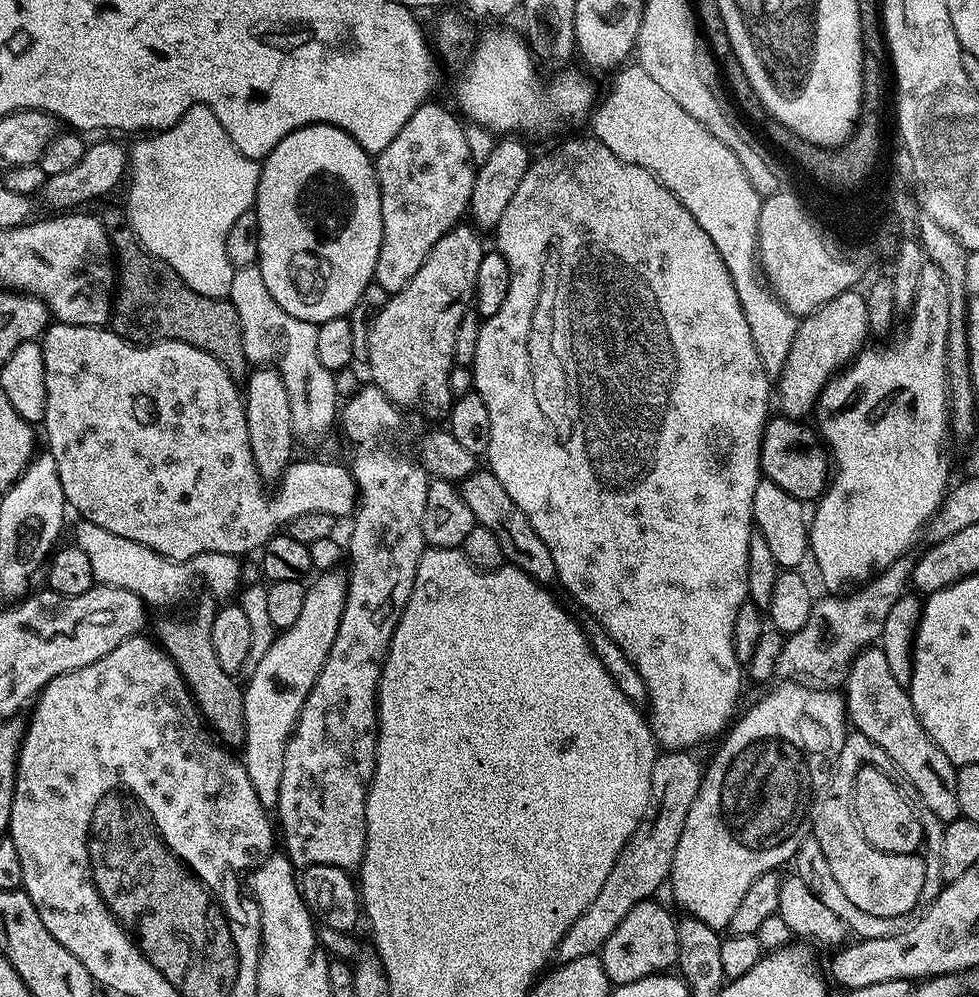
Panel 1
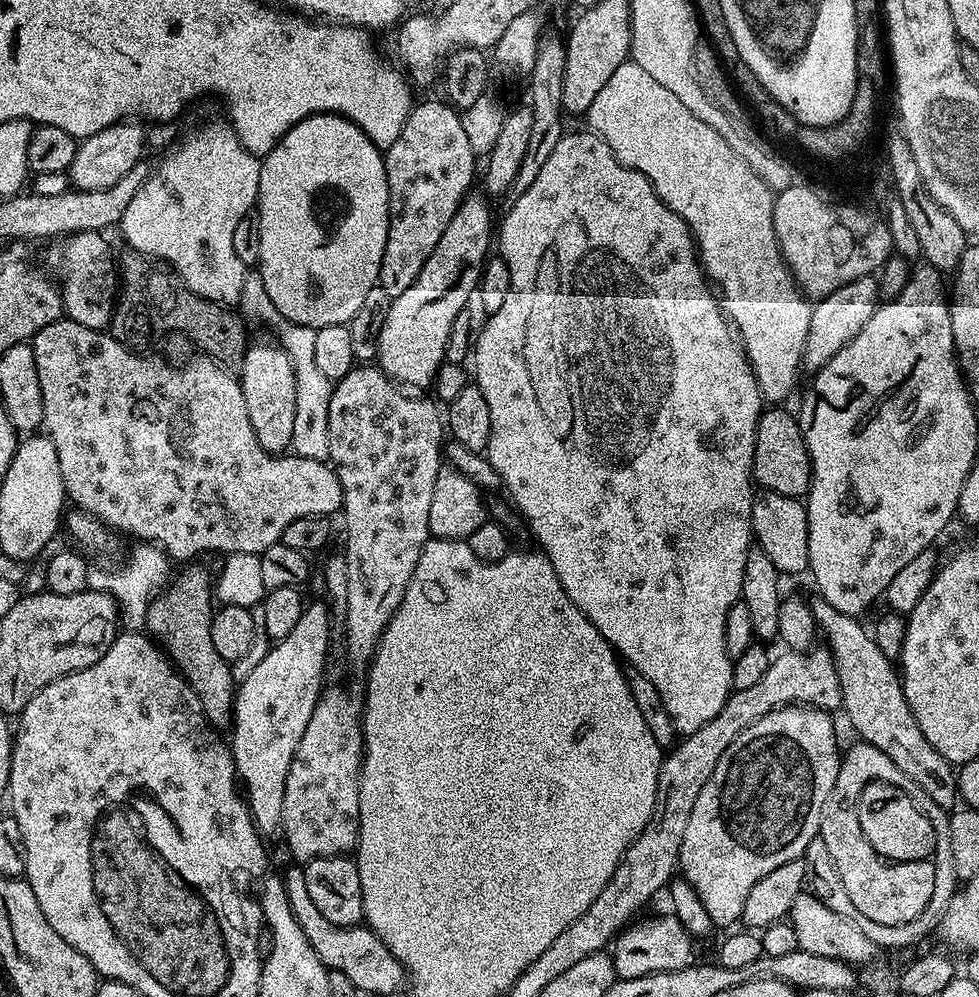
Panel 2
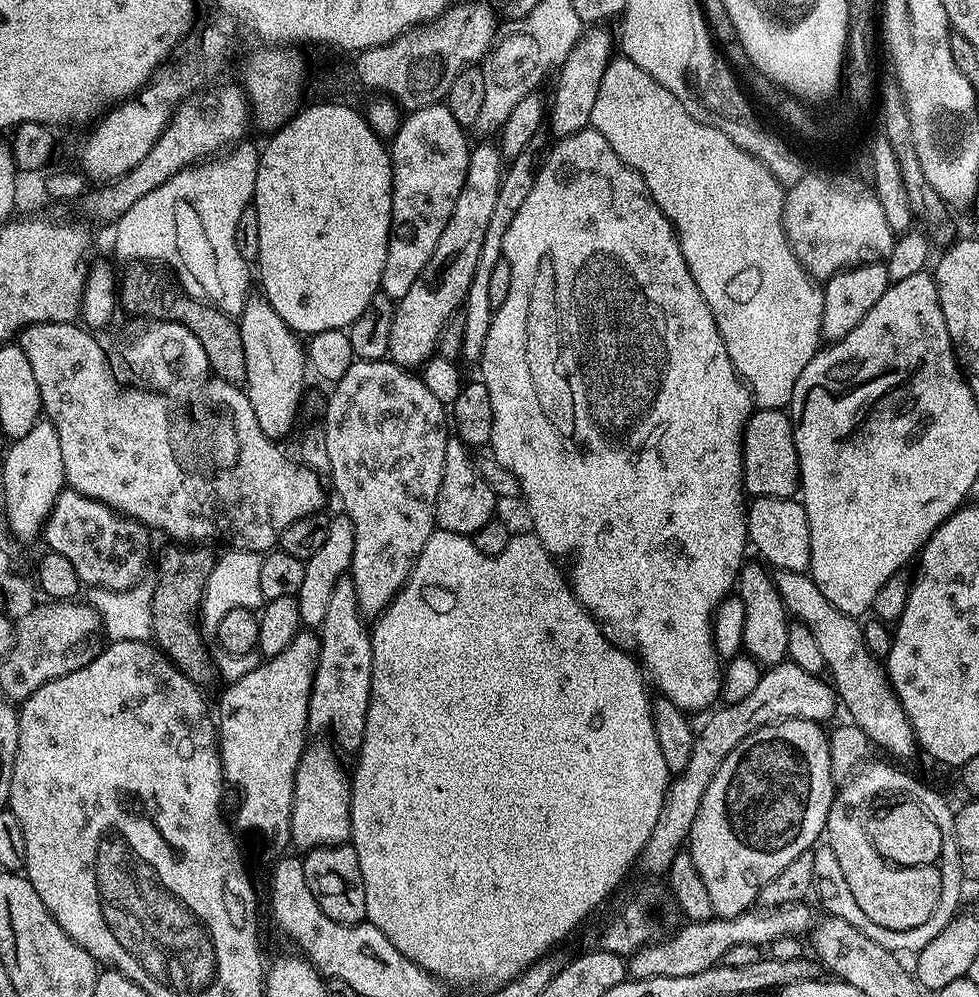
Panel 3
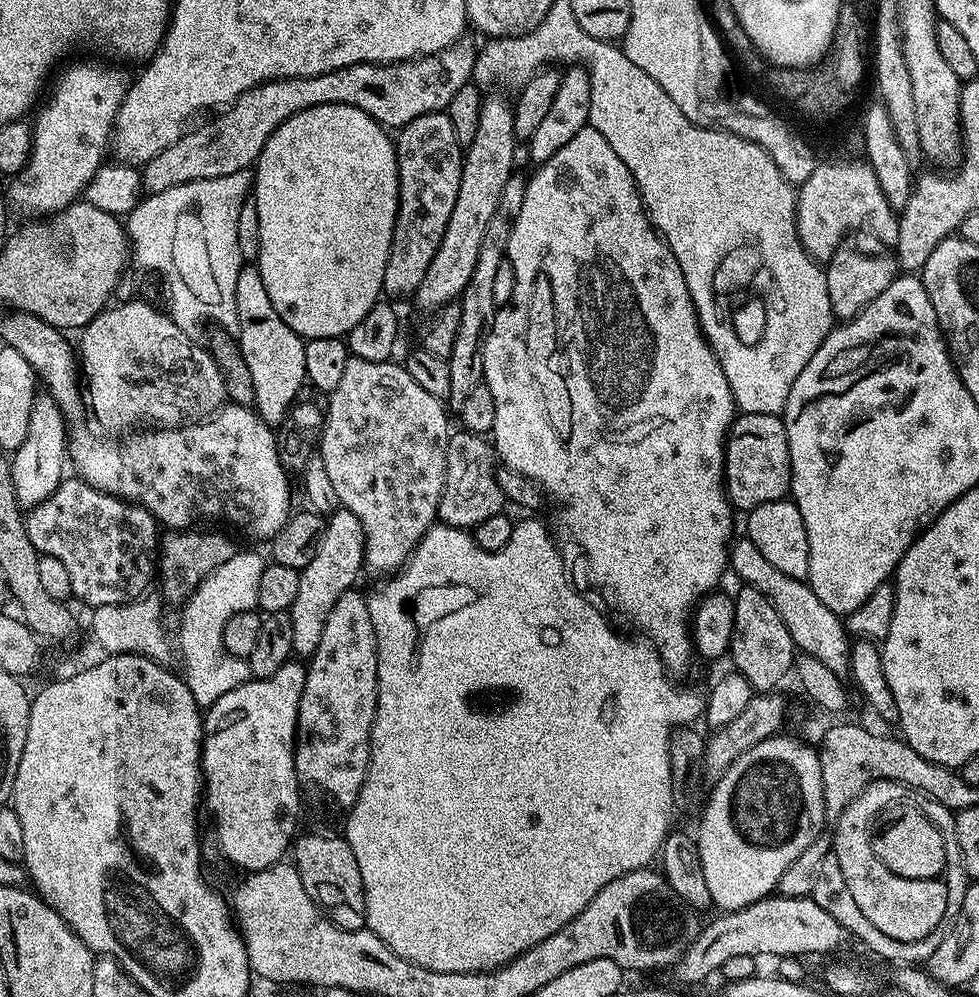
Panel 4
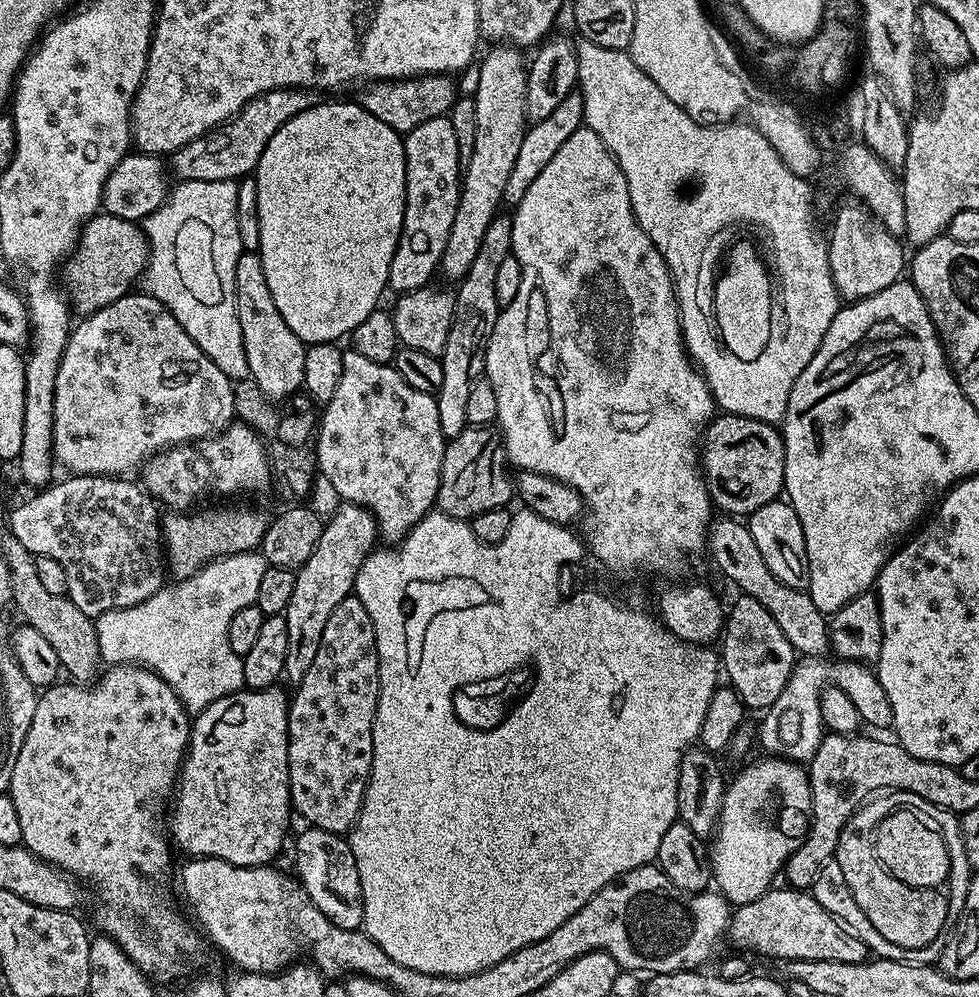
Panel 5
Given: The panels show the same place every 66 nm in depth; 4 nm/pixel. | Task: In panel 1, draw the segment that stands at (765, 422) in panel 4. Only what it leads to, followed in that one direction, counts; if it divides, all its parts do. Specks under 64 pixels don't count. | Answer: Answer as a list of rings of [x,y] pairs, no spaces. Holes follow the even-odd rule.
[[[783,414],[773,415],[764,426],[760,447],[760,471],[763,479],[782,486],[786,494],[802,502],[815,502],[828,486],[830,457],[825,445],[818,442],[817,433],[809,425],[808,428],[799,419]]]

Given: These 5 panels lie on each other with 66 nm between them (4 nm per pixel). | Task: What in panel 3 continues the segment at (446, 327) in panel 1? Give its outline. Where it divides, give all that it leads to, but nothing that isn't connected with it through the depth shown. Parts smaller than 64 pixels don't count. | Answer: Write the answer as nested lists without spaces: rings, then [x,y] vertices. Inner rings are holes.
[[[495,143],[480,144],[468,153],[468,165],[466,166],[466,178],[462,184],[461,193],[454,203],[453,213],[446,223],[446,228],[434,247],[430,260],[418,275],[414,286],[406,290],[406,294],[396,304],[394,314],[394,326],[390,332],[390,350],[388,356],[392,363],[409,370],[419,369],[437,351],[440,343],[440,335],[446,326],[446,322],[463,305],[466,294],[474,282],[474,270],[478,270],[478,254],[482,254],[482,241],[486,238],[486,229],[490,222],[494,205],[498,198],[500,180],[504,177],[505,163],[500,154],[500,149]]]

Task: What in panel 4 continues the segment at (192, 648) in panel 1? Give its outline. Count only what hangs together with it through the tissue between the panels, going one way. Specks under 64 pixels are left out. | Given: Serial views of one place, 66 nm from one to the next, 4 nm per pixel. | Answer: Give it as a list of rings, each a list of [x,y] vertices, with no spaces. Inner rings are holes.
[[[168,530],[158,540],[159,595],[165,601],[184,602],[196,587],[214,574],[223,563],[230,562],[238,551],[238,545],[224,532],[196,532],[200,530]]]

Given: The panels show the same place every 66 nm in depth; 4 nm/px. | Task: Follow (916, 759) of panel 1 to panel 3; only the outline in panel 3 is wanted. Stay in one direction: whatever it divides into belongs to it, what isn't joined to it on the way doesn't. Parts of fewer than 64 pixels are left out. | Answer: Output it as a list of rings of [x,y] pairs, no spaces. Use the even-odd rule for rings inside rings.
[[[777,571],[774,576],[778,594],[784,600],[789,617],[809,628],[817,648],[822,652],[824,666],[839,703],[848,711],[847,718],[865,732],[866,738],[878,749],[892,756],[908,760],[918,752],[916,735],[902,710],[900,699],[888,683],[881,661],[873,656],[864,644],[863,627],[853,617],[838,610],[818,590],[808,572]],[[857,624],[857,625],[856,625]]]

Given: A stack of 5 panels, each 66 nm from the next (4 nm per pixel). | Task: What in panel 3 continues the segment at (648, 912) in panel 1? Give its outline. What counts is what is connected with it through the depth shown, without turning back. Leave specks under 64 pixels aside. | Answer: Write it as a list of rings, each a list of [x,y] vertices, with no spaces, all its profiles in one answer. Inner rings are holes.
[[[807,903],[786,904],[783,908],[767,910],[749,910],[734,918],[713,918],[698,920],[683,925],[675,934],[663,942],[641,948],[627,961],[628,976],[637,980],[665,976],[666,978],[686,978],[690,974],[702,974],[702,970],[714,968],[721,963],[726,950],[734,946],[755,944],[765,946],[775,940],[784,940],[787,936],[800,936],[811,933],[814,927],[814,915]]]

